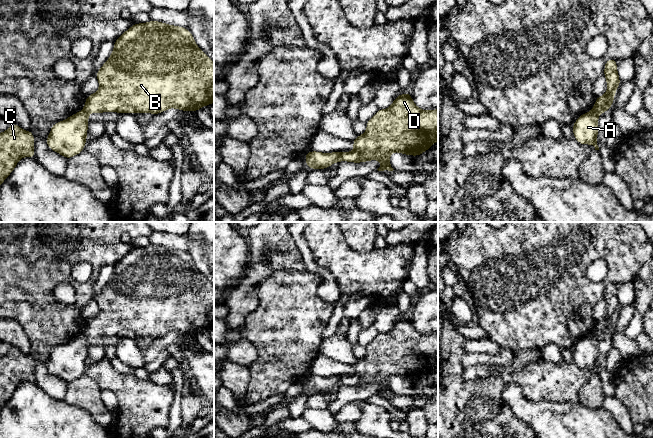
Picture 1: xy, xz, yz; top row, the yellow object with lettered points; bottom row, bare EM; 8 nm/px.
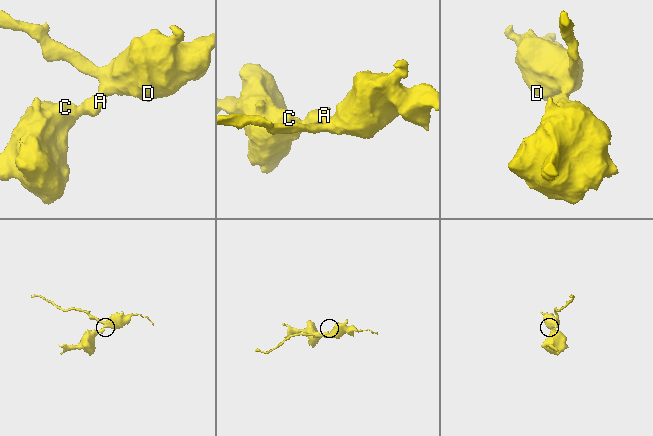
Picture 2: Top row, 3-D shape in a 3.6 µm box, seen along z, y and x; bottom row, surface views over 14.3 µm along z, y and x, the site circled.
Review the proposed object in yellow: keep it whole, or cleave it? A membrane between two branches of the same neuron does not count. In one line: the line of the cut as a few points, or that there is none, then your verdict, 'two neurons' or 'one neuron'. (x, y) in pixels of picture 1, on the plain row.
cut yz (593, 333), (598, 338); two neurons

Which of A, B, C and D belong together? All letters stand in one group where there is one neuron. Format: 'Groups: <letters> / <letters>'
Groups: A C / B D

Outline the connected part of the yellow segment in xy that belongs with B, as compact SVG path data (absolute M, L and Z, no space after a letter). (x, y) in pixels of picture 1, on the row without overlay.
M160 245L136 247L120 259L114 272L96 297L99 314L86 321L84 335L87 337L151 337L160 338L169 332L196 336L214 326L214 287L196 268L188 252Z

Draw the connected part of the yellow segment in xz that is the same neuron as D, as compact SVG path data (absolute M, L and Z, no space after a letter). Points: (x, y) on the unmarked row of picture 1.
M408 315L399 318L388 333L378 333L374 340L366 346L366 350L366 356L363 359L357 359L352 364L353 375L322 377L310 374L305 382L306 390L309 393L323 394L336 386L362 387L379 384L382 388L377 393L378 395L393 395L390 388L392 376L421 380L425 374L430 374L432 369L438 365L438 333L422 334L418 332Z

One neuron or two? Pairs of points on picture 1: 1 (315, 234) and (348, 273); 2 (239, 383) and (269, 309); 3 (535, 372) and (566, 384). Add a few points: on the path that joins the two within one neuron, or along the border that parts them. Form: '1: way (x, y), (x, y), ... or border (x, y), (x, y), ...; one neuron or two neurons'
1: way (325, 244), (344, 263); one neuron
2: border (248, 368), (249, 384), (246, 391); two neurons
3: way (543, 380), (558, 383); one neuron

